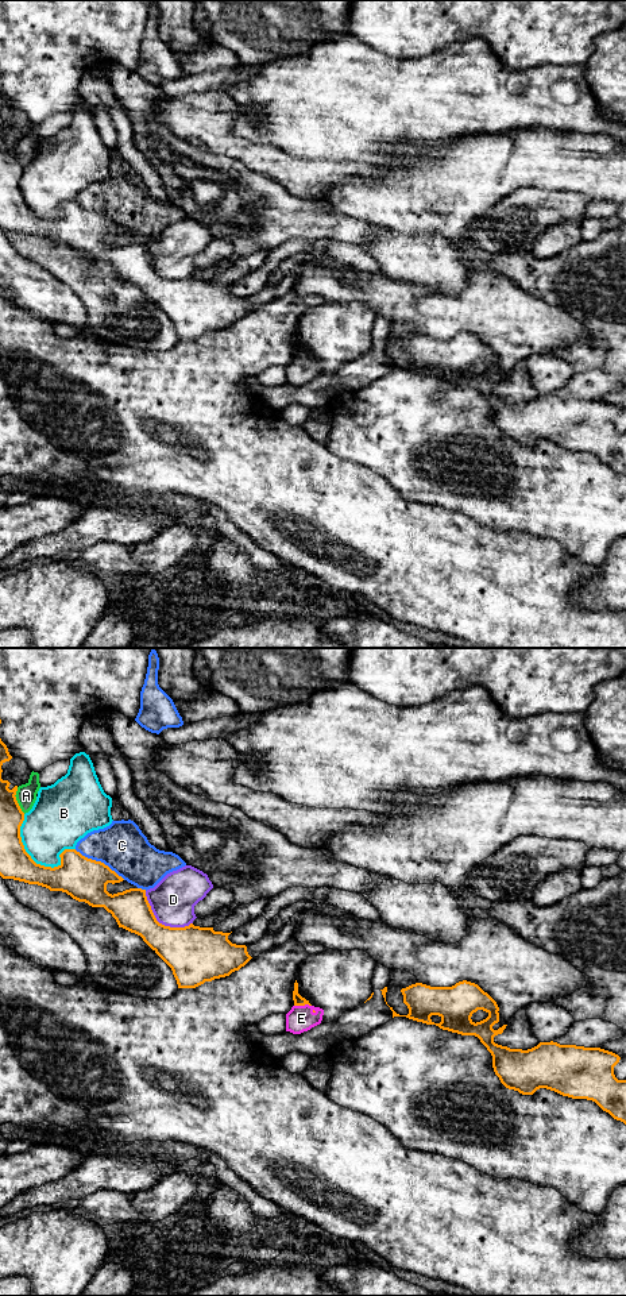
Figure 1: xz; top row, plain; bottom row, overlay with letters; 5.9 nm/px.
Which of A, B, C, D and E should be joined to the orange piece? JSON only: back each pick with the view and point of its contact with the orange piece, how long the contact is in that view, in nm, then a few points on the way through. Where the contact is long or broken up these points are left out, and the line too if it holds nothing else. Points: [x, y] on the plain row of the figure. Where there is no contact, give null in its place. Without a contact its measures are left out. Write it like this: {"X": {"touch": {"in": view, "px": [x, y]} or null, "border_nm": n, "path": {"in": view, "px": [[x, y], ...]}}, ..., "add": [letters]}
{"E": {"touch": {"in": "xz", "px": [302, 357]}, "border_nm": 100, "path": {"in": "xz", "px": [[298, 353], [302, 357], [301, 370]]}}, "add": ["E"]}

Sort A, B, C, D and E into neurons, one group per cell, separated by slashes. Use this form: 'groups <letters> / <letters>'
groups A / B / C / D / E

